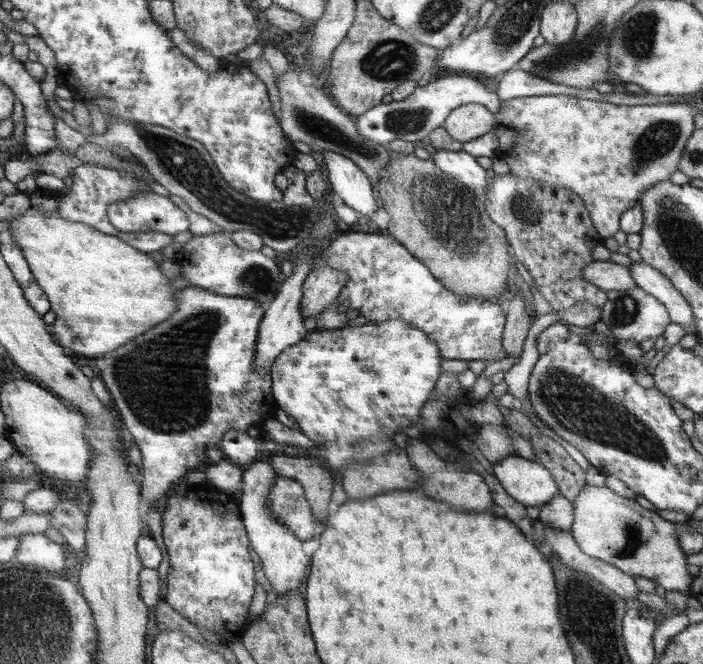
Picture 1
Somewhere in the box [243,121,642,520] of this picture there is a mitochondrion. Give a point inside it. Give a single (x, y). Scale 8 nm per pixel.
(452, 220)

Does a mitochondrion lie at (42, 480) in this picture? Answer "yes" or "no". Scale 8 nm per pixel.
no

